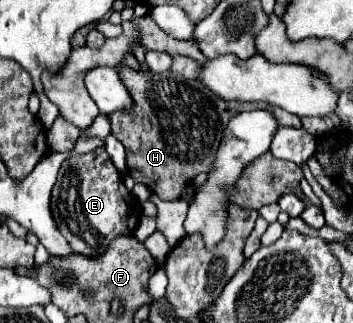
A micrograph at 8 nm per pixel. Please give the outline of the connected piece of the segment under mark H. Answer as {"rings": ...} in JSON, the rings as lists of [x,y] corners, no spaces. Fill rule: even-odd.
{"rings":[[[123,67],[119,69],[119,77],[135,101],[135,111],[109,115],[111,133],[123,143],[127,151],[127,167],[133,181],[145,183],[159,199],[165,201],[179,199],[181,189],[197,173],[207,173],[231,115],[265,107],[285,127],[301,127],[299,117],[293,117],[279,107],[267,103],[223,101],[199,81],[185,79],[183,75],[177,75],[173,71],[153,73]]]}

